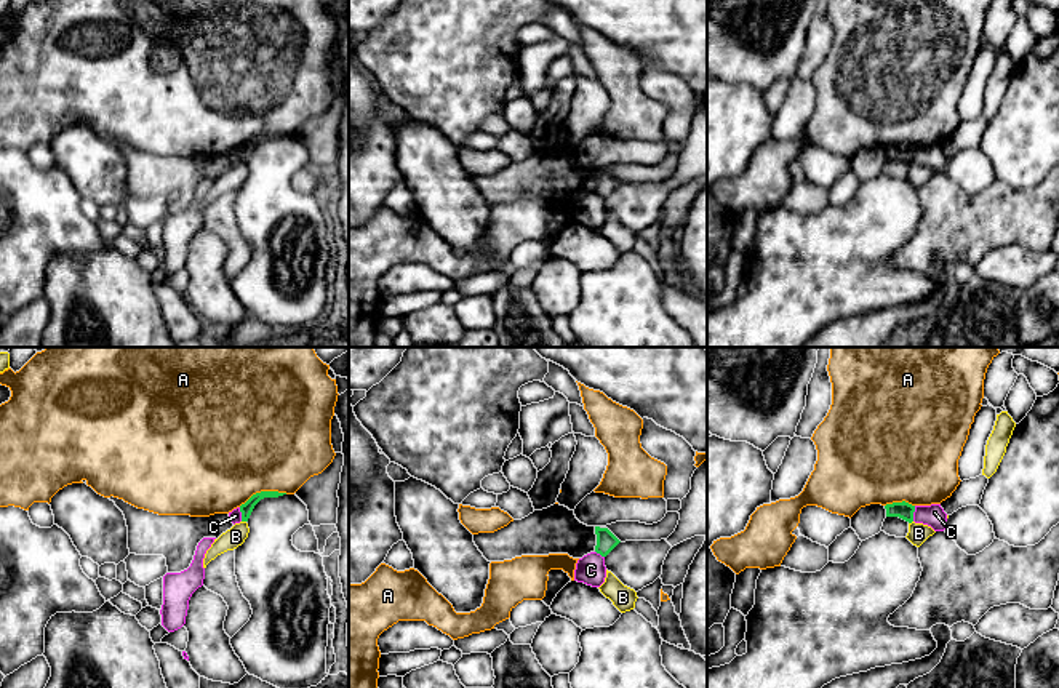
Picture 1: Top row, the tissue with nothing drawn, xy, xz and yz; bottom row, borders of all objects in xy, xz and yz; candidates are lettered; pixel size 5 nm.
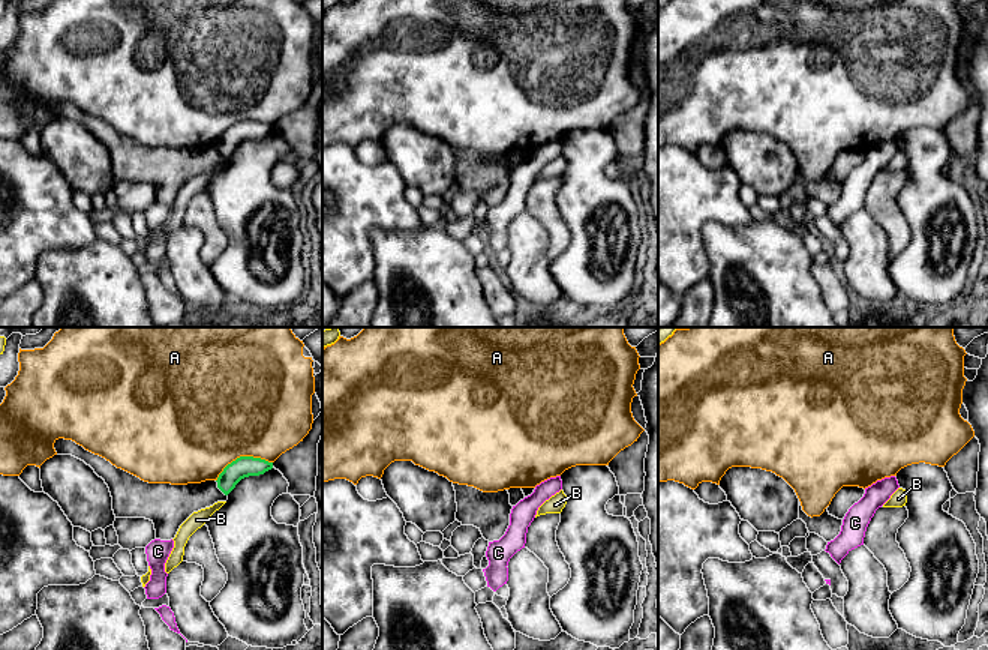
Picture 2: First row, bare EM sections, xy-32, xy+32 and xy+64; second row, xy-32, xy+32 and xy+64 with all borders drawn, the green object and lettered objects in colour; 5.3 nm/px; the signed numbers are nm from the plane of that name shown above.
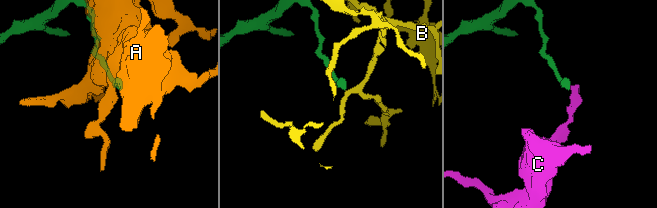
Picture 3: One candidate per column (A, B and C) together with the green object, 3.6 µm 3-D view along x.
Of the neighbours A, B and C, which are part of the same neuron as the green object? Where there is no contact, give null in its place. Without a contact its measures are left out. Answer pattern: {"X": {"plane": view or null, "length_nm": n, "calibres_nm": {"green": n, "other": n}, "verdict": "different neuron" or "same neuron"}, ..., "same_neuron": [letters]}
{"A": {"plane": "xy", "length_nm": 260, "calibres_nm": {"green": 60, "other": 500}, "verdict": "different neuron"}, "B": {"plane": "xy", "length_nm": 30, "calibres_nm": {"green": 60, "other": 100}, "verdict": "different neuron"}, "C": {"plane": "yz", "length_nm": 80, "calibres_nm": {"green": 90, "other": 120}, "verdict": "different neuron"}, "same_neuron": []}

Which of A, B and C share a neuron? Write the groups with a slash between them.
A / B / C

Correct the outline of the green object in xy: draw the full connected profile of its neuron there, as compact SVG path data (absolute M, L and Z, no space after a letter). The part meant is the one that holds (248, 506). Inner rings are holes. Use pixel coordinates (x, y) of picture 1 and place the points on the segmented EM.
M261 491L253 494L245 504L240 506L240 512L242 512L242 522L248 522L254 506L264 499L264 498L278 498L283 496L286 493L278 493L278 491Z

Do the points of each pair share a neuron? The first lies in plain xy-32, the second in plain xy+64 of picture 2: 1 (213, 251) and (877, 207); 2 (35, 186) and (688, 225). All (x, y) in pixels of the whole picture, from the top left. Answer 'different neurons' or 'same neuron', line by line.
1: same neuron
2: same neuron

